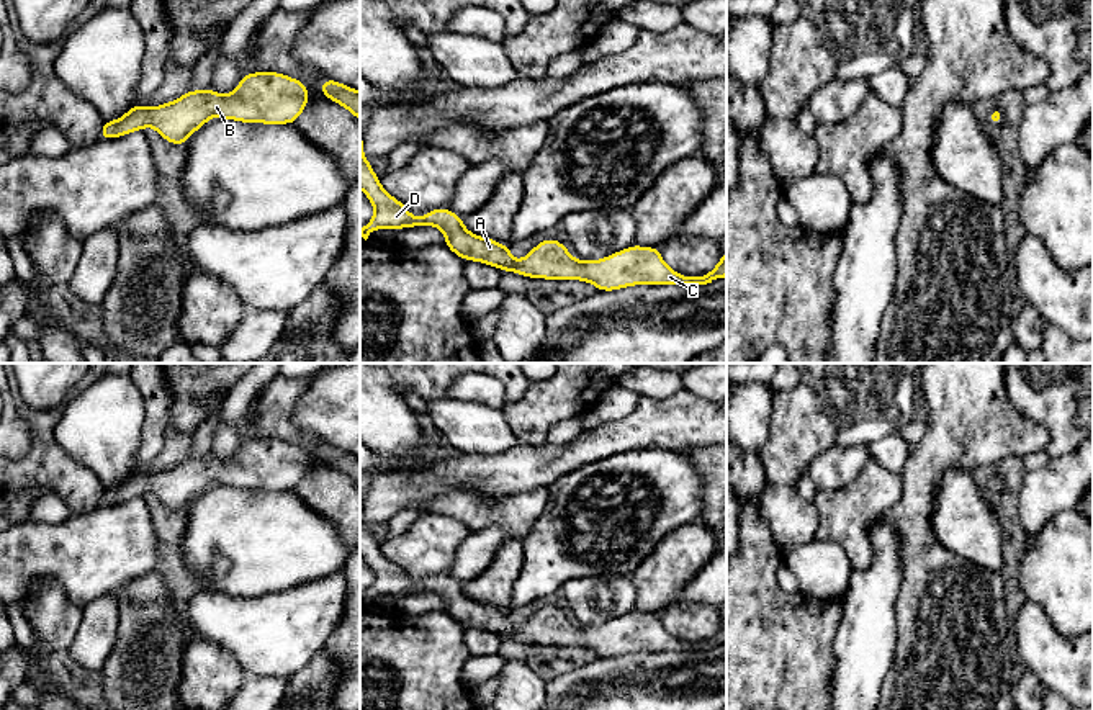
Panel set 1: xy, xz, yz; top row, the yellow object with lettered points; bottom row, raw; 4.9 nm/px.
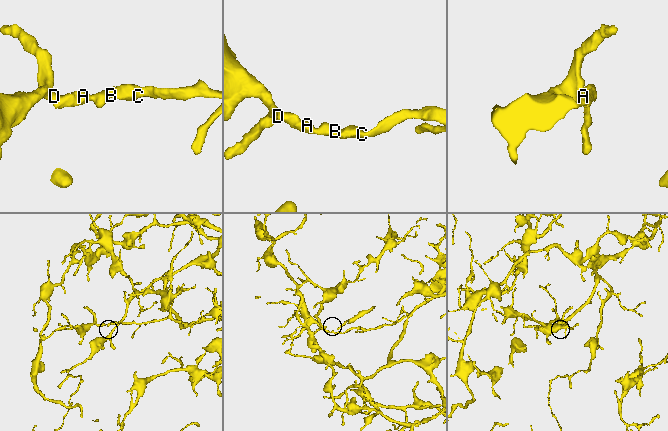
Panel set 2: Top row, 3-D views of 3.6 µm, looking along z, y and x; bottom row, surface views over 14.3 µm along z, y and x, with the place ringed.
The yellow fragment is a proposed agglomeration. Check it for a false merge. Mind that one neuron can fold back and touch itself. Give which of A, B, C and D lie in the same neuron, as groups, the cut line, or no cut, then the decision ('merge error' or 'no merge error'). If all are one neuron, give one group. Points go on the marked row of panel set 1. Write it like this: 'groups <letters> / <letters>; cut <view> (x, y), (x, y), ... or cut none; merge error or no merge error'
groups A B C D; cut none; no merge error

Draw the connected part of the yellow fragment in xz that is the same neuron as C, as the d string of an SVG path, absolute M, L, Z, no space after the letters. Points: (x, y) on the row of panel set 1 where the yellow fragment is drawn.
M360 129L360 190L375 206L370 222L360 227L367 240L378 229L406 229L435 226L445 236L445 245L461 260L473 260L515 272L527 278L579 280L594 285L599 291L617 291L636 285L707 285L726 276L726 252L717 267L700 276L687 276L666 265L658 247L630 245L599 260L576 260L566 245L556 239L543 239L522 260L515 260L511 247L499 240L470 232L463 218L448 208L435 208L424 216L412 216L406 204L391 196L380 183L370 160L363 155Z

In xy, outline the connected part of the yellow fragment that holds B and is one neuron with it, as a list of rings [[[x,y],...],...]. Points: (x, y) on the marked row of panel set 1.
[[[273,70],[250,72],[227,95],[205,88],[159,106],[134,103],[121,118],[103,121],[100,139],[116,139],[152,126],[167,142],[185,146],[211,116],[237,123],[295,124],[308,103],[309,90],[301,80]]]

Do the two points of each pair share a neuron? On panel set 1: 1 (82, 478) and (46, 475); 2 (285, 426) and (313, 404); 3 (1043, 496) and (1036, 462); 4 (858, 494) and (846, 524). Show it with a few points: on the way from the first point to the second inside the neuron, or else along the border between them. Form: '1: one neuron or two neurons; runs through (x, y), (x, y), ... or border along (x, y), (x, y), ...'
1: one neuron; runs through (74, 478), (54, 475)
2: two neurons; border along (306, 386), (296, 401), (293, 422), (323, 444)
3: two neurons; border along (1051, 458), (1046, 465), (1026, 471)
4: one neuron; runs through (858, 501), (846, 517)

